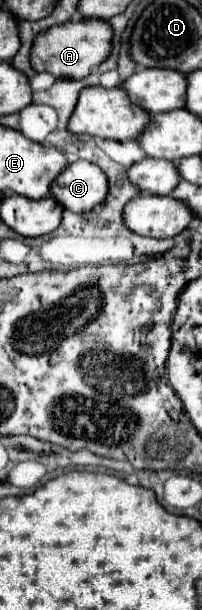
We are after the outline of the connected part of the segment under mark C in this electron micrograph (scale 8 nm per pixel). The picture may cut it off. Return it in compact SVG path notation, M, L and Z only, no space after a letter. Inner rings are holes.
M87 160L69 164L53 182L53 196L61 202L63 208L83 214L91 212L95 206L105 202L109 192L109 182L105 172Z

